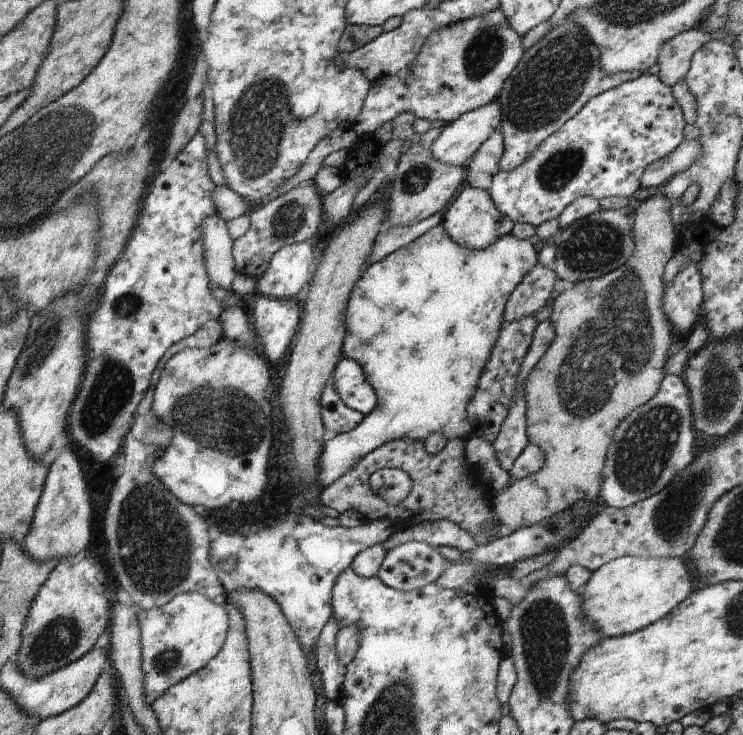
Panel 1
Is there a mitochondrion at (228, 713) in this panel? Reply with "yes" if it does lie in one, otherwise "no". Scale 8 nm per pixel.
yes

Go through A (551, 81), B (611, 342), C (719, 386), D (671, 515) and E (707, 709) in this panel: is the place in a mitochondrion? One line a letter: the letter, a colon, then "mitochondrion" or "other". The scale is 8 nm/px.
A: mitochondrion
B: mitochondrion
C: mitochondrion
D: mitochondrion
E: other

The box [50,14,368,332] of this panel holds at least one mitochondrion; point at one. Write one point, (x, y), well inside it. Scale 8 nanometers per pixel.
(257, 123)

